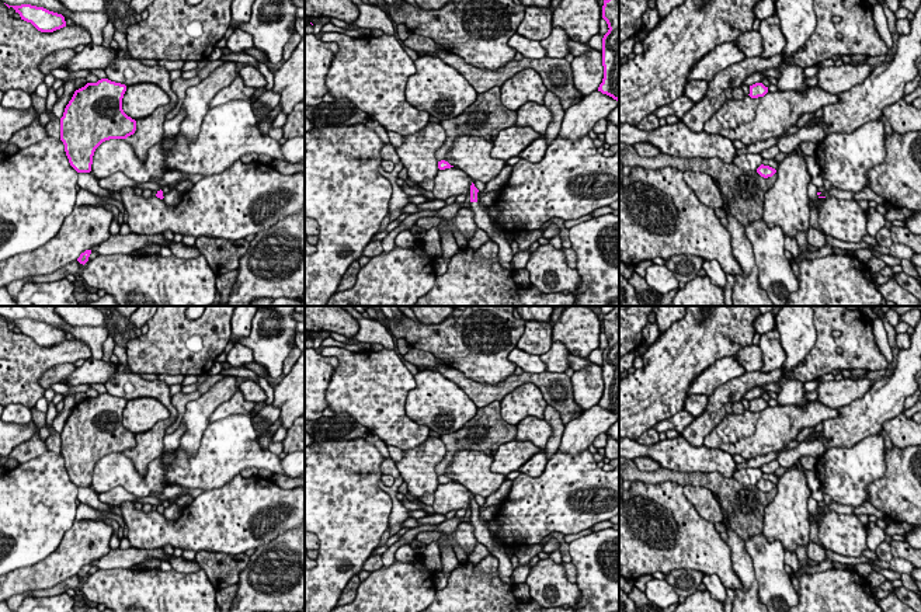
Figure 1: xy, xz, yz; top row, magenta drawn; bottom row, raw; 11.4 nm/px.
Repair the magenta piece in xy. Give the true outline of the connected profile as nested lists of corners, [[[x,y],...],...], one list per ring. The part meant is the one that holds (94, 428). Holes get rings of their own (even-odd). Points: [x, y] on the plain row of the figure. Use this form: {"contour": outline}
{"contour": [[[101,393],[97,397],[87,397],[74,406],[72,414],[60,432],[60,455],[70,480],[77,487],[90,487],[95,463],[110,453],[126,453],[136,445],[136,435],[122,424],[122,413],[126,400]]]}

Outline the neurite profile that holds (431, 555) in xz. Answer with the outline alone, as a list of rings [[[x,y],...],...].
[[[435,540],[427,545],[423,556],[428,571],[437,574],[442,570],[441,552]]]

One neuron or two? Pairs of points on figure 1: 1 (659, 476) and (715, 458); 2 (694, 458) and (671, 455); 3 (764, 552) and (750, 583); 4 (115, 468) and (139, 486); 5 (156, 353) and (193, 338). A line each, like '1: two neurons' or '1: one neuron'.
1: two neurons
2: one neuron
3: two neurons
4: one neuron
5: one neuron

